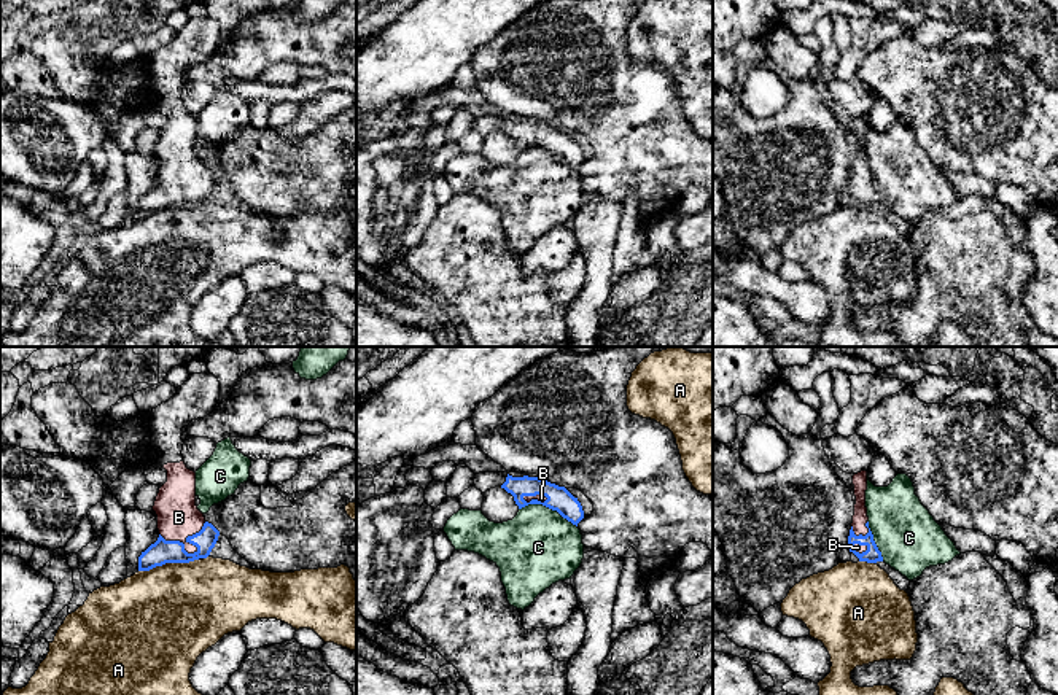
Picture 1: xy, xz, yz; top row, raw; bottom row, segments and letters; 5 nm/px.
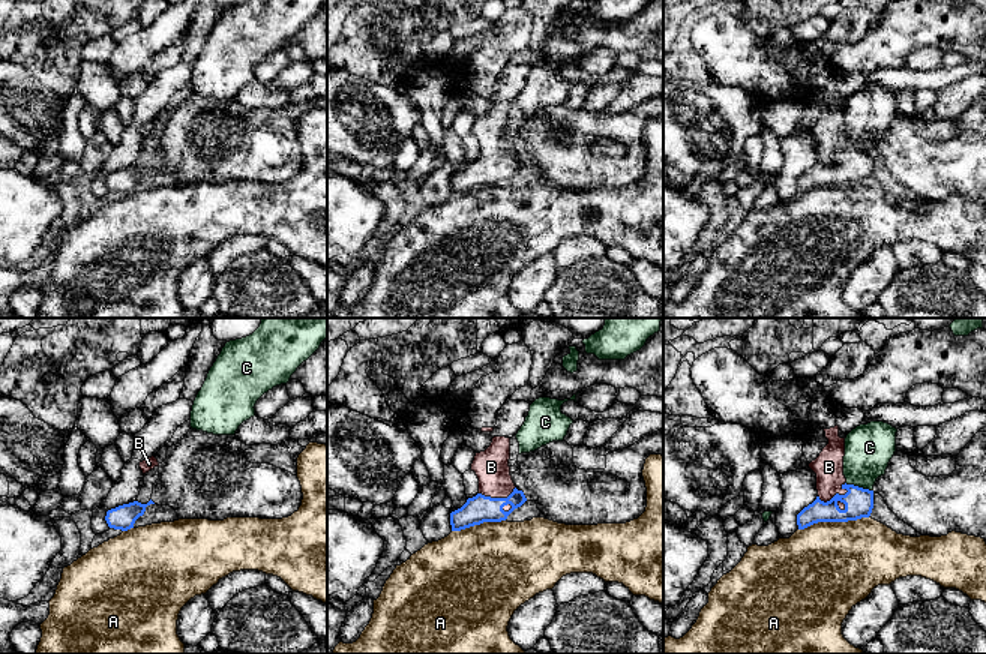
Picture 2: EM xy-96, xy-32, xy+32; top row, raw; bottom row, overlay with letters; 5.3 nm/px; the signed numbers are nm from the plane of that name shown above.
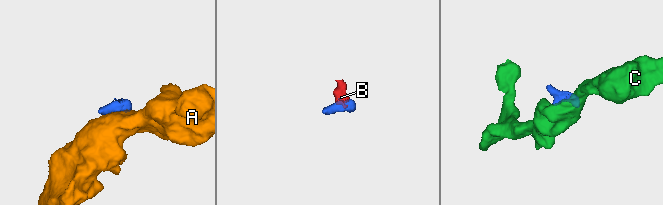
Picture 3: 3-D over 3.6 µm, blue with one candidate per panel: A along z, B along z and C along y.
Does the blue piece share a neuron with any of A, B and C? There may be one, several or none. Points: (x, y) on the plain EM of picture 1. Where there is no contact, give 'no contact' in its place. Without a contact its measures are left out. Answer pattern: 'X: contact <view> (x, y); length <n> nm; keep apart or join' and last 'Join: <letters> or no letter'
A: contact xy (167, 205); length 320 nm; keep apart
B: contact xy (182, 186); length 240 nm; join
C: contact xz (548, 150); length 320 nm; keep apart
Join: B

